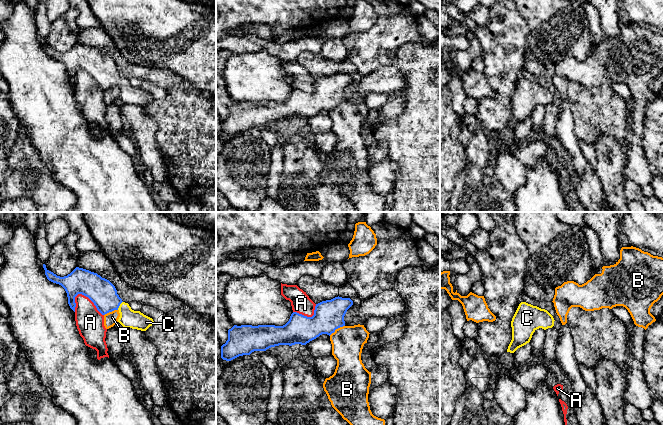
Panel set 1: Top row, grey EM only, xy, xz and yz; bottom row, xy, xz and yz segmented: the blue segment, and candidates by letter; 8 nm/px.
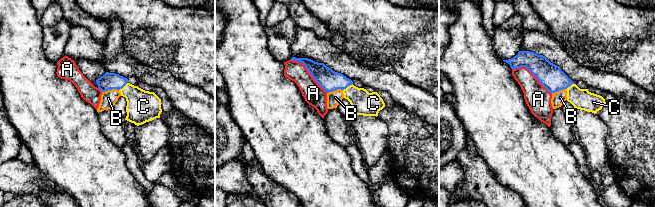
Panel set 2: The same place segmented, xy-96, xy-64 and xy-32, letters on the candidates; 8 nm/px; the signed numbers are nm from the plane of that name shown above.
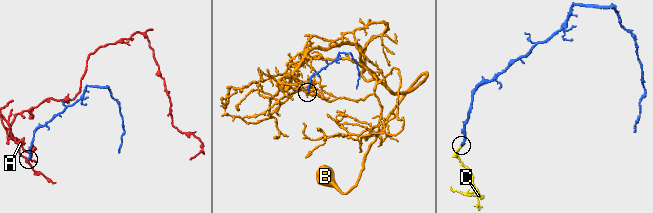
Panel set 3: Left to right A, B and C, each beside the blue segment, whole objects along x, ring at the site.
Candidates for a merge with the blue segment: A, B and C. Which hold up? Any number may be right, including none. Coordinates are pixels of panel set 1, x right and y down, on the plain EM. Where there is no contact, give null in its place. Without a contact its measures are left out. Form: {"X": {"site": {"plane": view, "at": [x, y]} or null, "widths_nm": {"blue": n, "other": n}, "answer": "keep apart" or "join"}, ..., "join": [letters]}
{"A": {"site": {"plane": "xy", "at": [90, 75]}, "widths_nm": {"blue": 220, "other": 220}, "answer": "keep apart"}, "B": {"site": {"plane": "xz", "at": [336, 104]}, "widths_nm": {"blue": 240, "other": 260}, "answer": "keep apart"}, "C": {"site": {"plane": "xy", "at": [119, 81]}, "widths_nm": {"blue": 220, "other": 150}, "answer": "join"}, "join": ["C"]}

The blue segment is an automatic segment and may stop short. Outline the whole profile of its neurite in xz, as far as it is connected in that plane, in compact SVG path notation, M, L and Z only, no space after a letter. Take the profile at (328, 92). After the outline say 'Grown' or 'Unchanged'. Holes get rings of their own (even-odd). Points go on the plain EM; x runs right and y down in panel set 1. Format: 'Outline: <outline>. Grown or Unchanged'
Outline: M338 72L316 80L312 93L293 88L283 102L234 101L228 106L228 116L221 122L221 134L231 137L254 127L266 127L279 121L306 121L322 110L330 112L345 102L344 92L352 81L350 74Z. Unchanged

